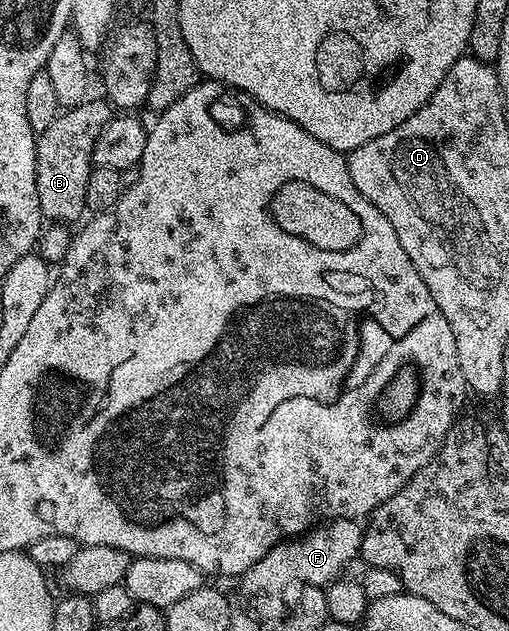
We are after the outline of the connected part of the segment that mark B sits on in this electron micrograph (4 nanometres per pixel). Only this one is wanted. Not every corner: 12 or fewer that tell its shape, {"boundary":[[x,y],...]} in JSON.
{"boundary":[[88,99],[35,138],[37,199],[51,223],[85,213],[97,135],[113,116]]}

